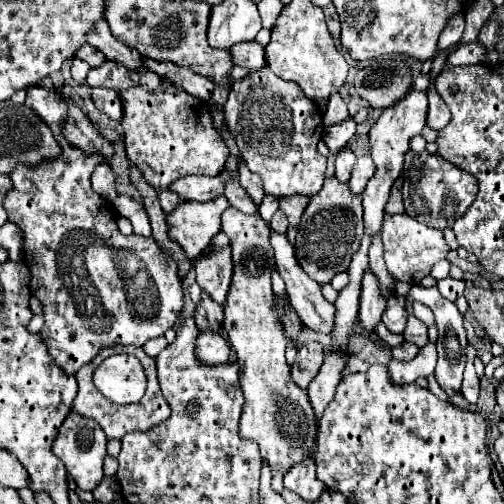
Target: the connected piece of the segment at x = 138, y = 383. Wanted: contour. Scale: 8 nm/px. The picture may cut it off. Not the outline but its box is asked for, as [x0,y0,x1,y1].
[93,354,145,404]

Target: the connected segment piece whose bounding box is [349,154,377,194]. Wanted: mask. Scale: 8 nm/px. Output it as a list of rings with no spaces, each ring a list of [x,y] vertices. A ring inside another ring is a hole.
[[[357,156],[357,162],[353,166],[353,172],[351,172],[351,180],[349,180],[349,186],[353,188],[355,194],[361,194],[365,190],[365,184],[369,182],[369,178],[373,176],[377,168],[373,166],[373,160],[371,156]]]

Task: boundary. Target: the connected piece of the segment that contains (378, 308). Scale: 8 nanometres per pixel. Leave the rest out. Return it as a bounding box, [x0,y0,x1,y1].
[359,270,387,334]

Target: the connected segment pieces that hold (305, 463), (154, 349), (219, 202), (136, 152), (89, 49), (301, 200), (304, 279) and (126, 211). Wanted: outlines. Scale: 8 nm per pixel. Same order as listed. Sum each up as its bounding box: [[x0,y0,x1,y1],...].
[[283,456,325,500],[143,336,167,358],[167,196,229,260],[119,80,229,190],[75,44,105,68],[279,194,309,228],[271,232,335,334],[113,194,151,236]]

